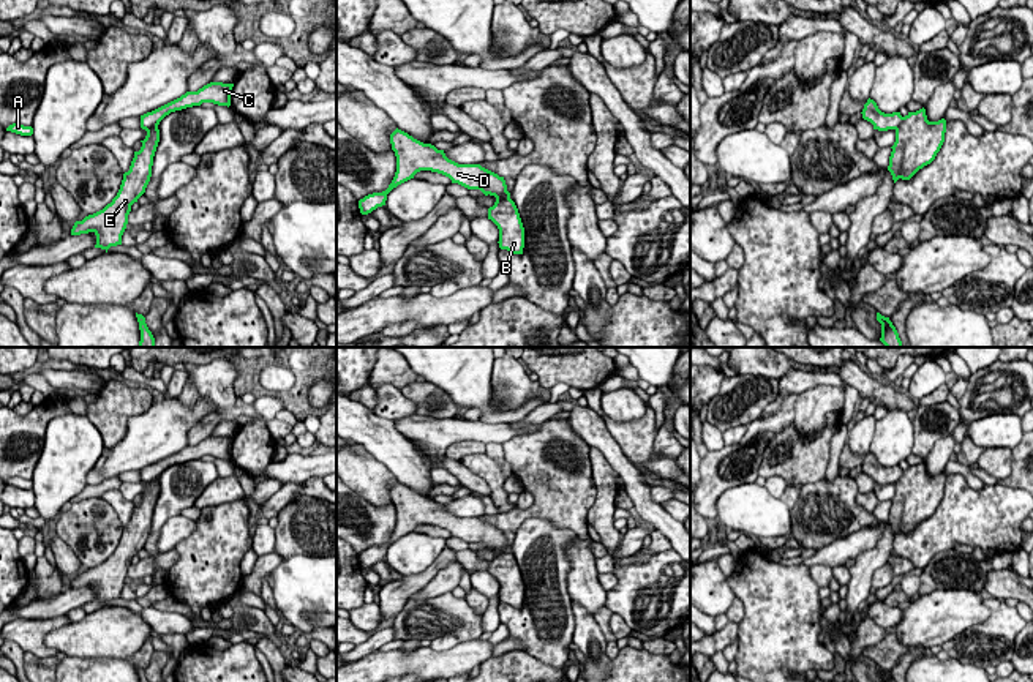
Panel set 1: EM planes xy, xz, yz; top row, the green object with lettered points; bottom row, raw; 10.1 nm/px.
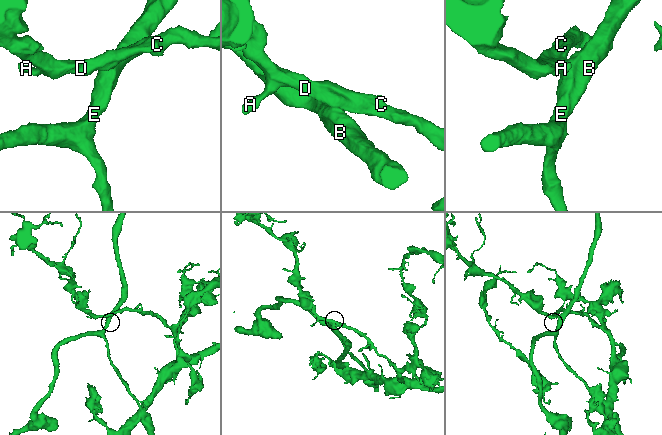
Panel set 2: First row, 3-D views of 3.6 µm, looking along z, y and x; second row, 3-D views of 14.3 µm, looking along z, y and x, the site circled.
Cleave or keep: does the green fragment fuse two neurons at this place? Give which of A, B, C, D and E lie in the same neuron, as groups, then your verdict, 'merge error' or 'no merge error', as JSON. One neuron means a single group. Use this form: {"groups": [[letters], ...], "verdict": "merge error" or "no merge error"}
{"groups": [["A", "C", "D"], ["B", "E"]], "verdict": "merge error"}

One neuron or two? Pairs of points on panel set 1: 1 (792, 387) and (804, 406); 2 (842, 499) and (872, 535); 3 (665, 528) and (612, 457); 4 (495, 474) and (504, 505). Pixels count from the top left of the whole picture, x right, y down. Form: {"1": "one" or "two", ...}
{"1": "two", "2": "two", "3": "one", "4": "one"}

